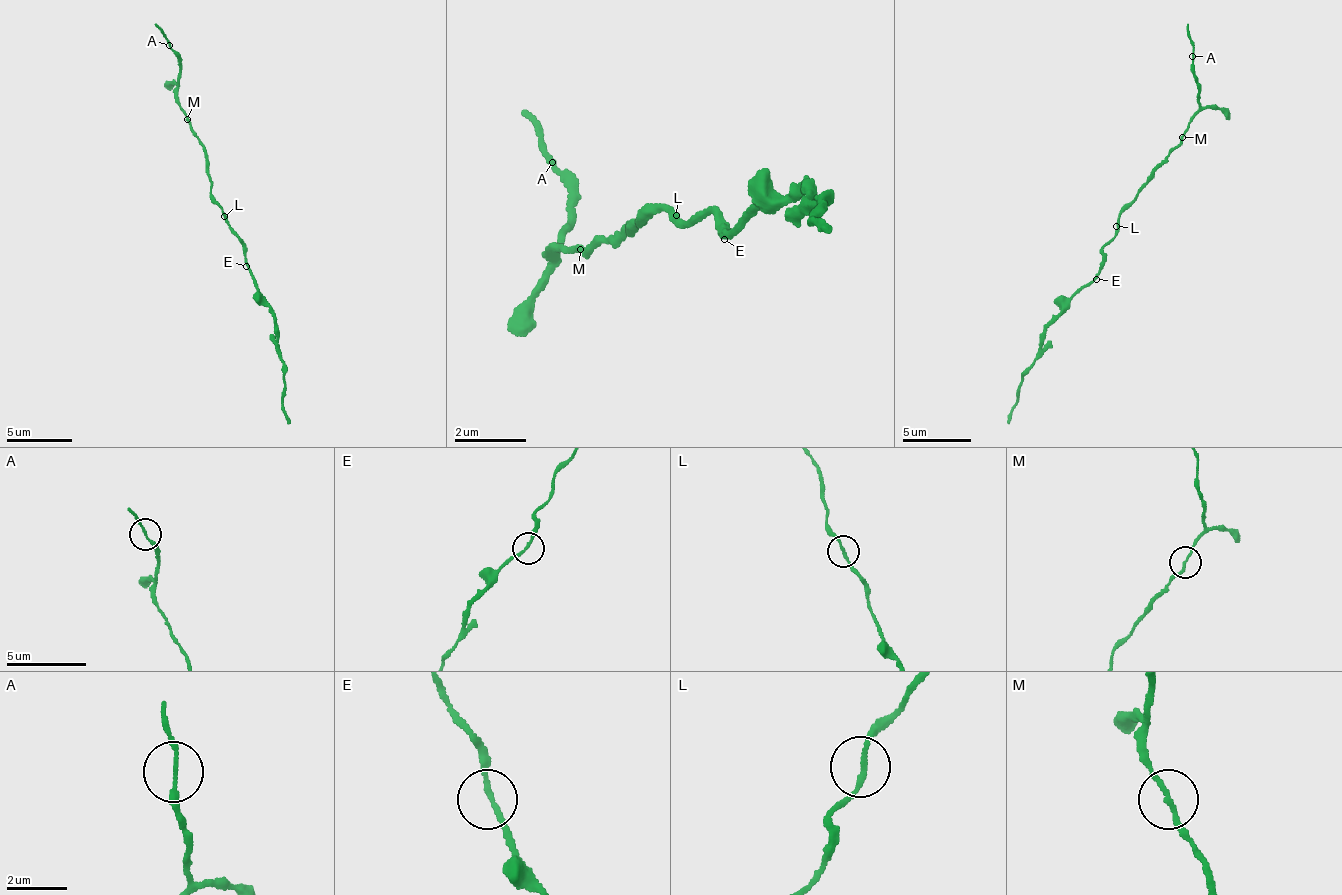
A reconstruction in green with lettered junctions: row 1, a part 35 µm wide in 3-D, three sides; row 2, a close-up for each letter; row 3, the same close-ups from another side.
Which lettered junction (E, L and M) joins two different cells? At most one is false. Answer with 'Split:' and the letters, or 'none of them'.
Split: none of them

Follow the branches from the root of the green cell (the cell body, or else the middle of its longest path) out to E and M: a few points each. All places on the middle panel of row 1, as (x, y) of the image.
E: (667, 222), (675, 227), (707, 215), (721, 228), (718, 241), (726, 238), (725, 235), (724, 239)
M: (667, 222), (669, 214), (661, 209), (633, 220), (637, 227), (630, 233), (582, 252)

